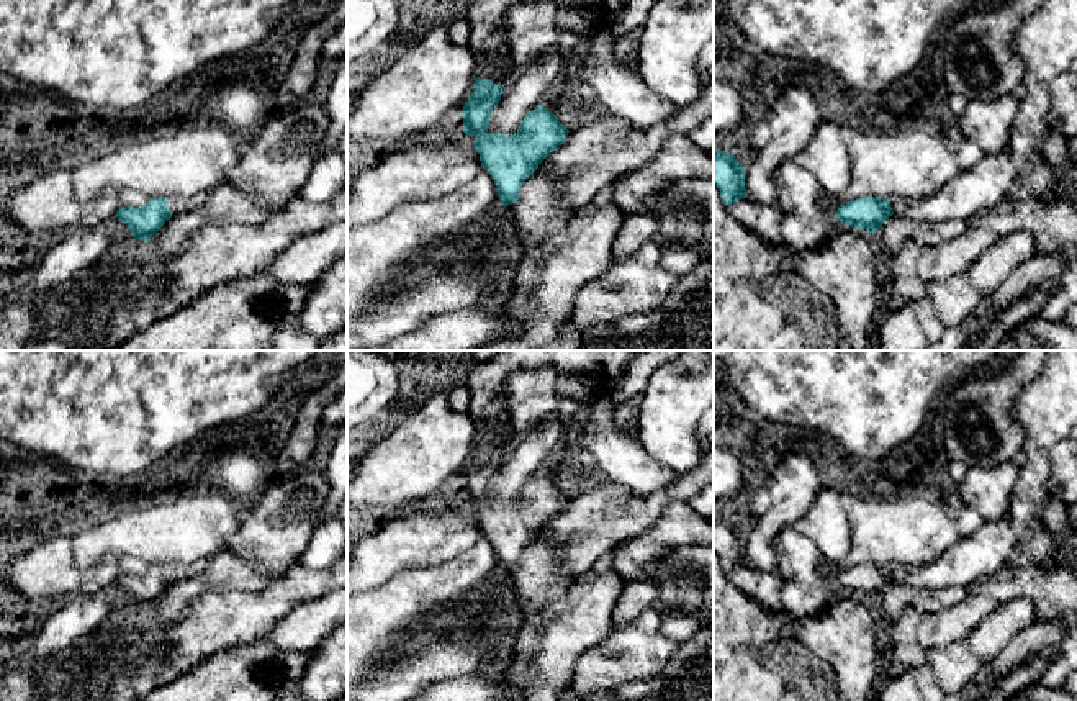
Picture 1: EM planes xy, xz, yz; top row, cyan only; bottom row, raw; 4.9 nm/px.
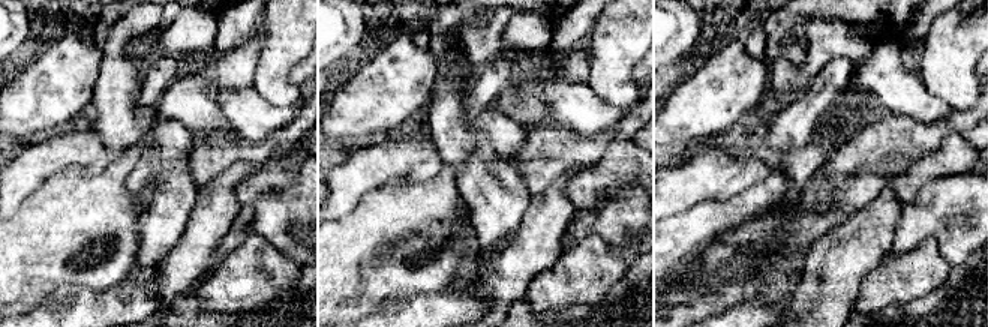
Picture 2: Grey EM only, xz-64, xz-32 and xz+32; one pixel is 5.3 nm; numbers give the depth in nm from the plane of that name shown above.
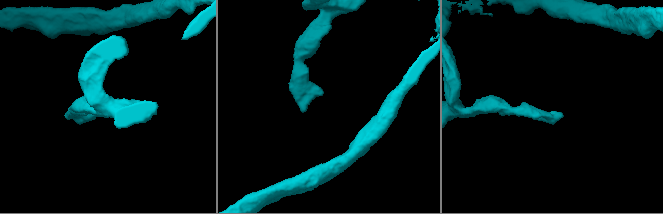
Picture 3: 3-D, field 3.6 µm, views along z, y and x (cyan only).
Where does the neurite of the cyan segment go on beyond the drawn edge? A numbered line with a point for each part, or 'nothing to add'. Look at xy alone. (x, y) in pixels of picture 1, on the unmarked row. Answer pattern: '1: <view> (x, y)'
1: xy (177, 572)

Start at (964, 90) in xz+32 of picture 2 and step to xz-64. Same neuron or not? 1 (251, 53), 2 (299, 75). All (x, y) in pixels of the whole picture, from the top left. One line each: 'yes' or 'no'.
1: no
2: no

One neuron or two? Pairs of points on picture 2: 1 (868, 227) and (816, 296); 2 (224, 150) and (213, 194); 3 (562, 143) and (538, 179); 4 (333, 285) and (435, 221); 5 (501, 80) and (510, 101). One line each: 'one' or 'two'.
1: one
2: two
3: one
4: one
5: two

